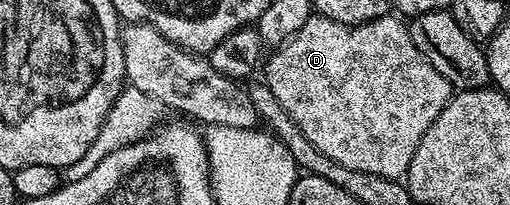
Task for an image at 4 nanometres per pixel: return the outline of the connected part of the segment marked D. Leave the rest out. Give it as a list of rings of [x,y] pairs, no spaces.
[[[313,16],[309,20],[305,20],[305,24],[301,24],[301,28],[288,42],[274,47],[270,51],[271,59],[267,62],[267,86],[271,89],[272,96],[279,101],[280,108],[295,121],[292,123],[301,132],[305,132],[305,136],[309,136],[313,148],[317,148],[337,164],[345,164],[345,168],[357,168],[361,172],[373,172],[377,176],[396,180],[402,179],[406,175],[409,164],[413,160],[413,152],[417,152],[417,144],[421,144],[421,136],[425,136],[425,132],[429,132],[433,120],[437,120],[437,116],[447,107],[453,97],[451,83],[445,80],[445,76],[441,76],[441,72],[437,72],[437,68],[433,68],[433,64],[429,64],[429,60],[425,60],[425,56],[421,56],[421,52],[417,52],[417,44],[413,44],[410,29],[404,23],[402,26],[398,20],[400,21],[398,17],[388,16],[360,26],[346,26],[337,24],[328,18]]]

